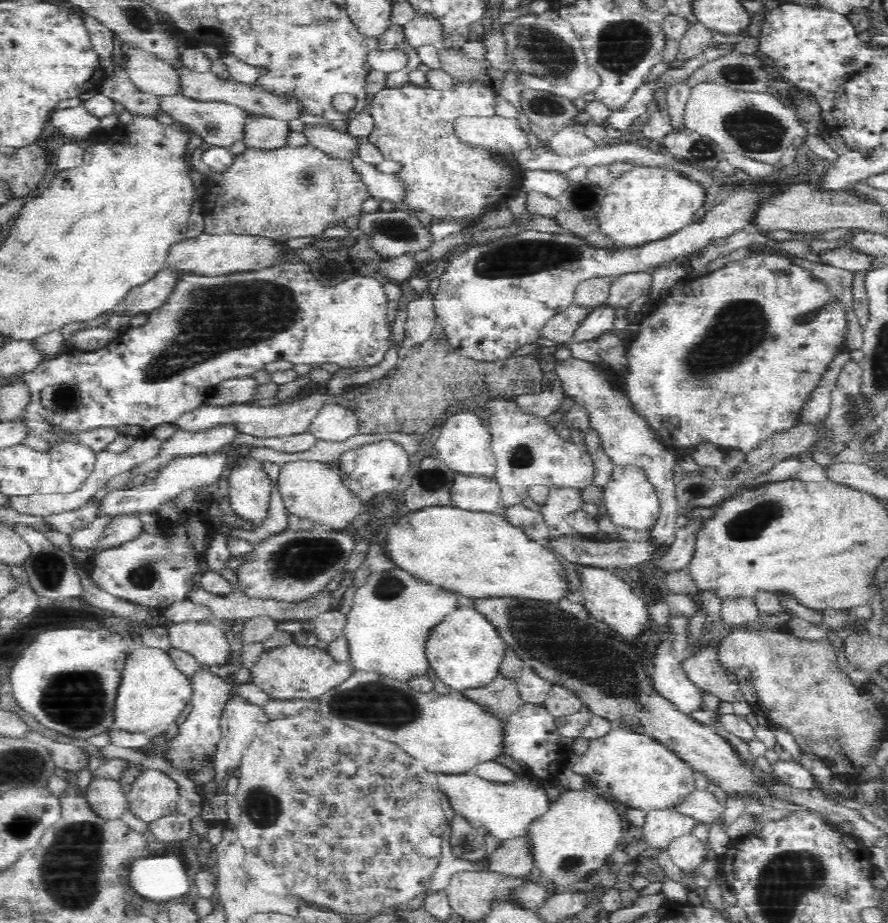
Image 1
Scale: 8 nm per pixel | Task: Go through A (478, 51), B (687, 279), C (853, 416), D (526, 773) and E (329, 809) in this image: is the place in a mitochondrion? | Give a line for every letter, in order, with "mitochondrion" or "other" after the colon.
A: other
B: other
C: mitochondrion
D: other
E: other

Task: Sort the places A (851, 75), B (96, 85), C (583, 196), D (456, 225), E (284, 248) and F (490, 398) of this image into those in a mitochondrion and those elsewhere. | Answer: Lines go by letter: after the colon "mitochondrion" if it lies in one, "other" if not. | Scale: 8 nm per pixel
A: other
B: other
C: mitochondrion
D: other
E: other
F: other

